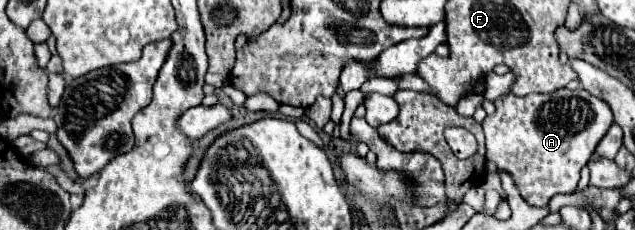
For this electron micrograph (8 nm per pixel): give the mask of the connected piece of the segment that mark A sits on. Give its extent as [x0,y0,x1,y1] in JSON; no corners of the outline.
[482,89,612,207]

